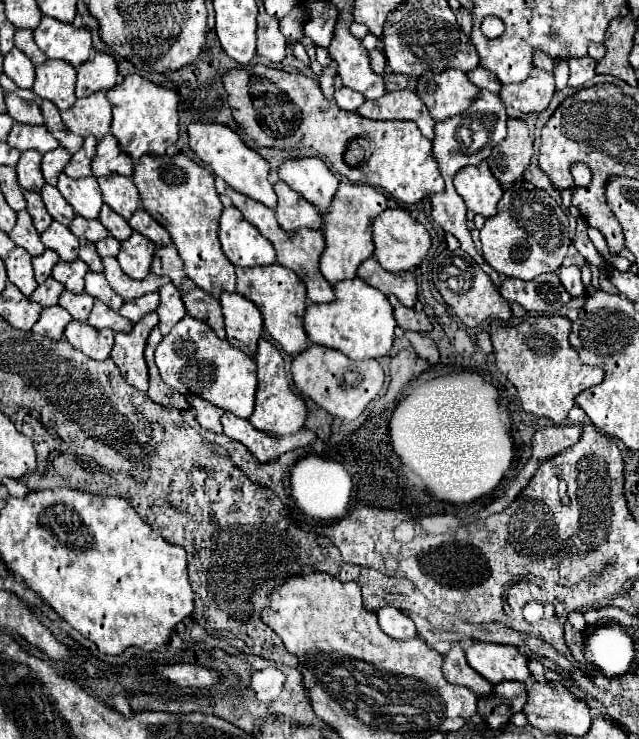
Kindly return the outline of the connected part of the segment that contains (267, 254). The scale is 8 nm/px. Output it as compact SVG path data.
M235 206L223 210L219 220L219 242L233 266L269 266L275 262L271 242L251 226Z

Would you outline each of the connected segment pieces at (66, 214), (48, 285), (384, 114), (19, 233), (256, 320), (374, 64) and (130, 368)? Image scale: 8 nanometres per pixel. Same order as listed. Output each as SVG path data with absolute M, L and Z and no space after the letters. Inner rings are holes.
M45 184L41 190L41 196L43 196L45 208L53 216L53 220L61 222L63 226L69 226L71 220L75 218L75 210L71 210L71 206L67 206L67 200L59 194L59 190Z
M47 278L47 282L37 286L37 290L29 296L29 300L39 302L41 306L55 306L61 292L63 292L63 286L55 278Z
M411 90L387 92L379 100L365 100L365 104L357 110L363 118L371 120L411 120L419 126L423 136L433 140L435 120L431 118L427 106L421 98Z
M23 210L23 212L17 214L17 224L15 224L15 228L9 232L9 236L11 236L11 240L13 240L17 246L25 248L31 256L39 256L39 254L45 252L45 246L43 246L43 242L39 240L39 232L35 230L35 226L33 226L31 216L29 216L27 210Z
M223 292L221 306L225 316L227 340L231 346L243 350L247 356L257 354L257 342L263 334L263 318L253 302L239 296L237 292Z
M377 46L375 50L369 52L369 62L371 62L371 70L375 70L375 74L383 76L385 74L385 66L387 66L387 58L381 46Z
M157 312L143 316L131 330L131 334L115 334L115 344L111 348L111 360L121 370L121 376L135 386L137 390L149 388L147 364L143 360L143 350L147 344L147 336L157 326Z

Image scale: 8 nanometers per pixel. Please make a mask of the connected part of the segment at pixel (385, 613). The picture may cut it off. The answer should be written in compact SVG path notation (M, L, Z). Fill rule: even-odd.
M393 606L379 608L377 618L379 618L381 630L395 640L407 640L407 638L413 638L417 634L413 620Z

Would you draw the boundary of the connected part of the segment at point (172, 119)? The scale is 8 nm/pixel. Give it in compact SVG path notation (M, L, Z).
M129 74L125 76L123 84L107 92L107 98L113 110L111 132L117 138L121 150L133 160L139 160L145 154L163 156L167 146L177 142L179 116L177 116L177 94L173 94L173 90L155 86L147 78L141 78L139 74Z

